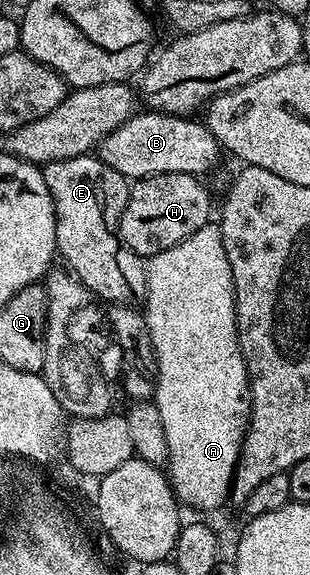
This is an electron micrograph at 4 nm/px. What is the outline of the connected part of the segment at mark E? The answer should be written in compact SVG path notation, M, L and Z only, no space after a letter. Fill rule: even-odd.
M97 155L73 157L49 161L41 166L44 183L48 183L48 191L54 200L56 211L56 243L57 256L62 257L65 268L77 277L84 287L88 287L95 298L98 297L110 305L137 306L146 299L146 261L137 257L122 241L118 233L120 215L128 203L130 185L127 178L120 175L120 171L112 171L108 163L104 163Z

